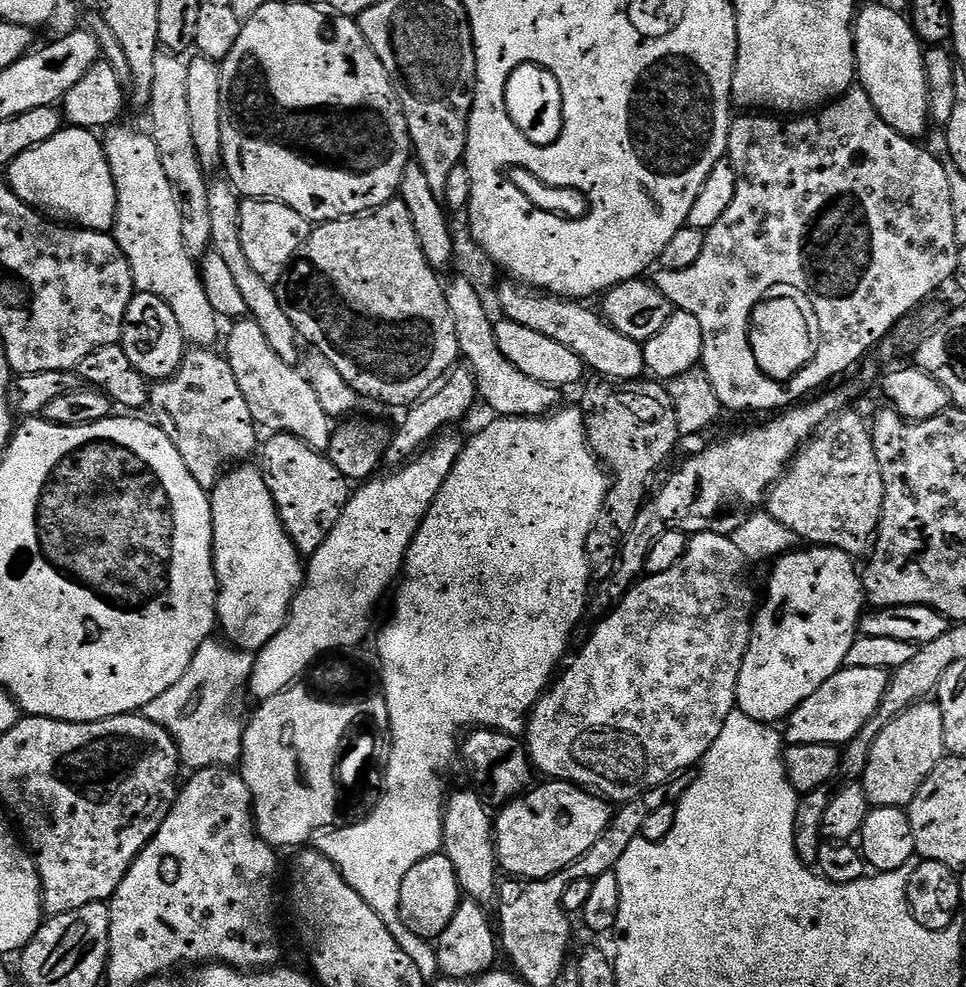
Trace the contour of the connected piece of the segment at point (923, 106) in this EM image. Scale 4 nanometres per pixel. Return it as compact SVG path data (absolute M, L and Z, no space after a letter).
M868 4L856 13L856 22L852 37L856 43L856 78L859 87L866 90L870 102L878 110L878 114L898 134L909 138L920 138L930 125L930 109L928 107L928 75L924 69L925 45L921 44L912 28L912 21L907 15L895 12L888 4Z

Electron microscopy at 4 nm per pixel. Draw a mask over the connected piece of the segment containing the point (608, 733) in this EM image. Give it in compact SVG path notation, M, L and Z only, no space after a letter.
M697 532L687 541L683 558L674 562L670 570L662 570L662 574L653 576L645 575L643 579L633 584L613 607L616 609L593 630L592 637L585 642L584 649L577 654L576 661L568 669L565 667L559 673L560 681L558 676L555 683L541 696L540 701L532 707L526 721L526 747L528 756L532 759L533 769L537 773L545 772L545 777L554 780L569 780L571 784L586 788L597 796L603 796L609 802L636 800L650 789L667 784L673 778L684 774L687 768L695 769L710 750L710 746L714 746L714 738L722 734L726 718L736 708L738 674L742 670L746 650L750 646L754 605L758 600L757 593L755 596L751 586L748 585L748 572L744 567L746 567L745 558L734 546L731 536Z

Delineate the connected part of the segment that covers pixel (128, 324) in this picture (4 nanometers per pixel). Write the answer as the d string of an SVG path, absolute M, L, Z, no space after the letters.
M137 292L133 296L126 310L122 343L130 362L134 362L134 366L150 382L170 378L184 361L186 341L182 334L182 326L178 326L178 318L174 318L174 310L154 294Z

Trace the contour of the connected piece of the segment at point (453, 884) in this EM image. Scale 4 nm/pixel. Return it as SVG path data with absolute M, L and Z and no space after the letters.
M439 852L418 862L402 880L399 894L399 917L412 934L432 942L446 930L460 905L462 893L453 863L448 856Z

